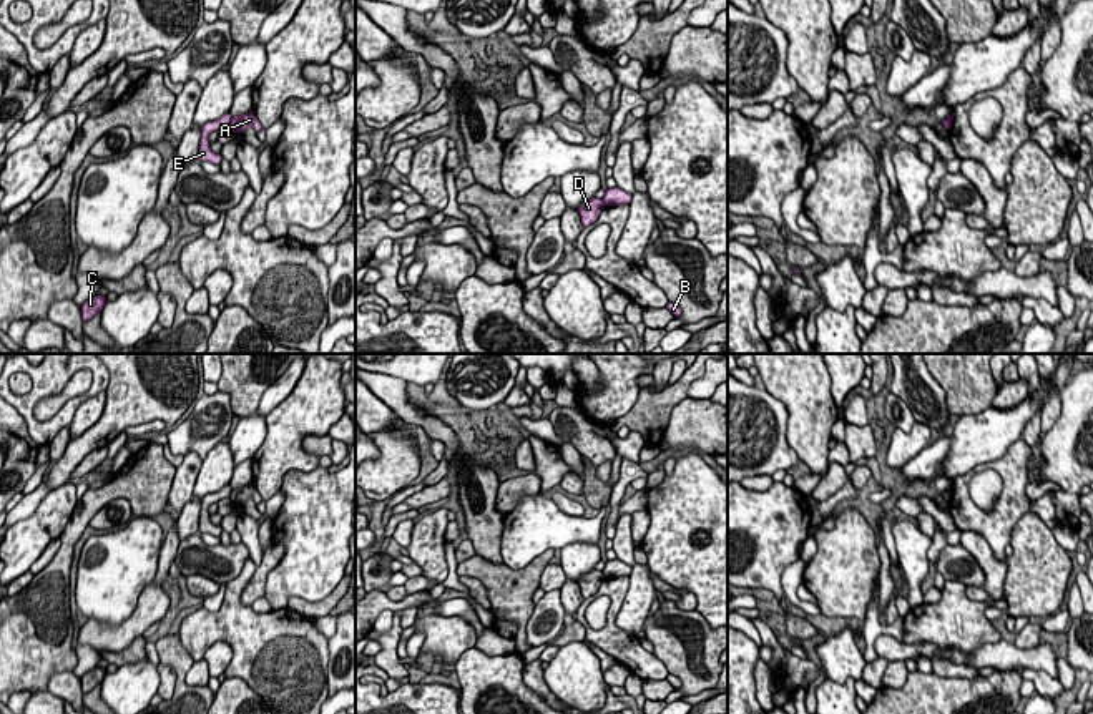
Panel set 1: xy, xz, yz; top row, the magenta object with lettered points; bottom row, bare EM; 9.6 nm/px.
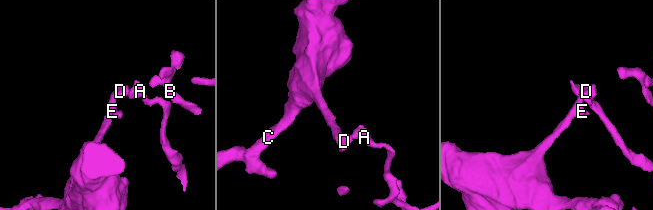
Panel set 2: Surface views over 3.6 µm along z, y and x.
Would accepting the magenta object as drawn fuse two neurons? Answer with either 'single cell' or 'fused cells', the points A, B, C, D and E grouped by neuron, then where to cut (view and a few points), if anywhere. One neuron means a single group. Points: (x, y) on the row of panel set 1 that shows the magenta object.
fused cells; groups A B / C D E; cut xy (231, 117), (228, 123)

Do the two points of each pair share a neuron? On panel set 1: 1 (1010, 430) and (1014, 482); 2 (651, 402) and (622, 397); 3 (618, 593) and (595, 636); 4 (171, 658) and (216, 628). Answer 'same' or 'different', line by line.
1: different
2: different
3: same
4: different

